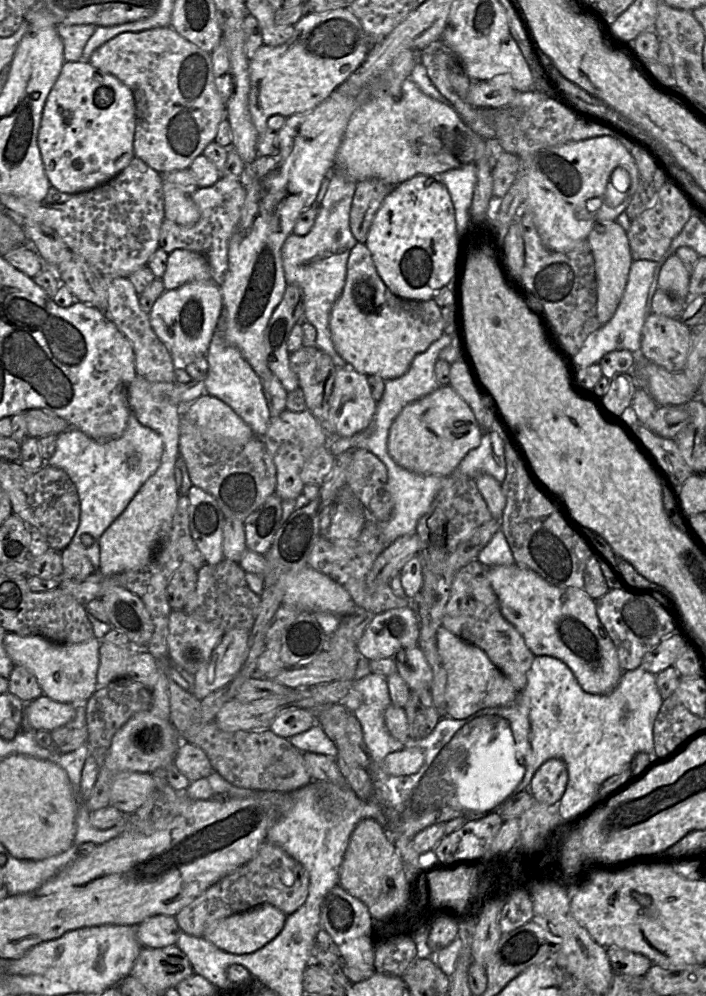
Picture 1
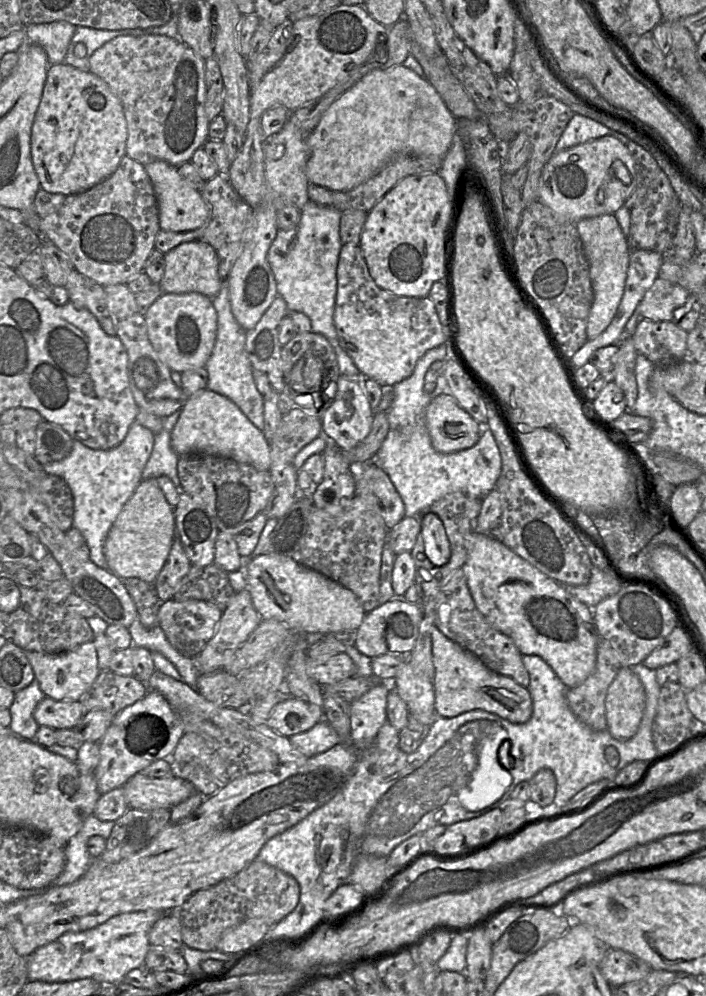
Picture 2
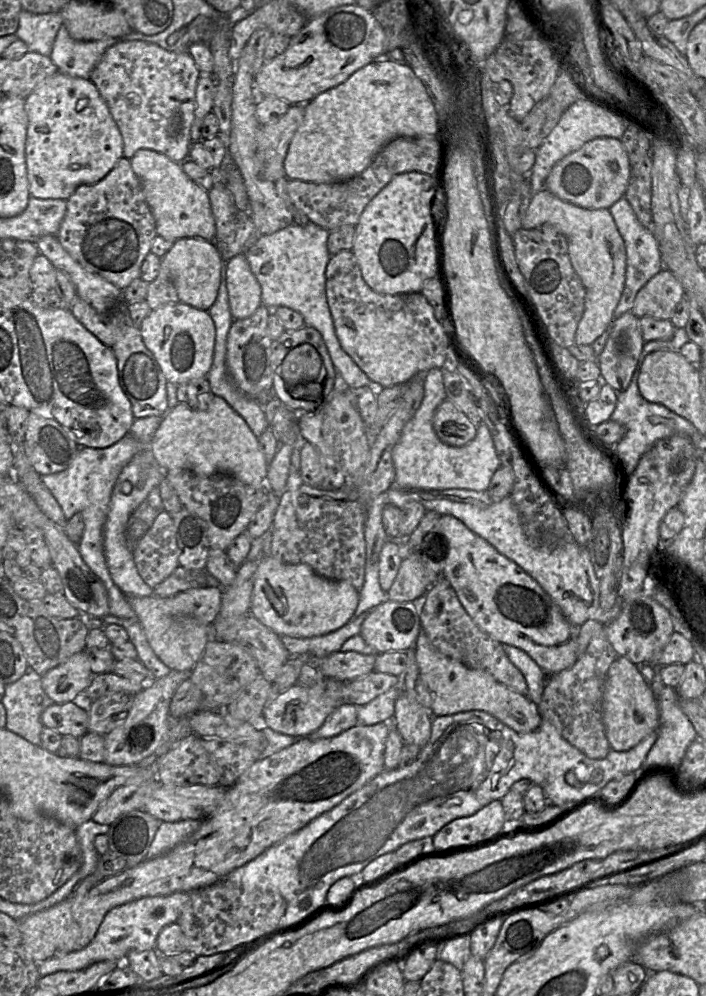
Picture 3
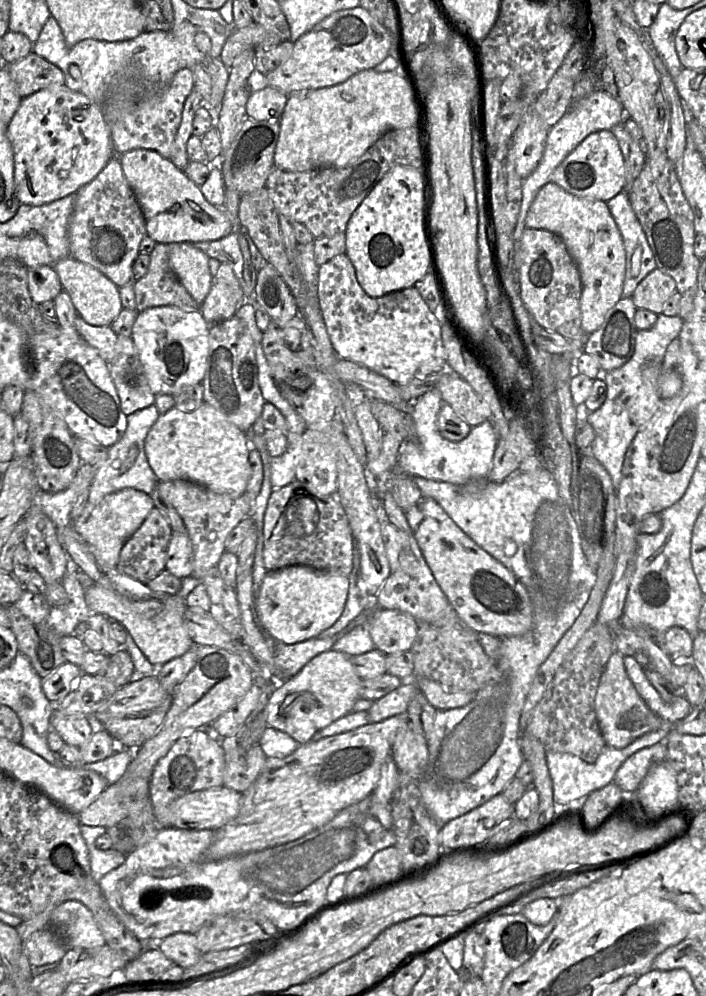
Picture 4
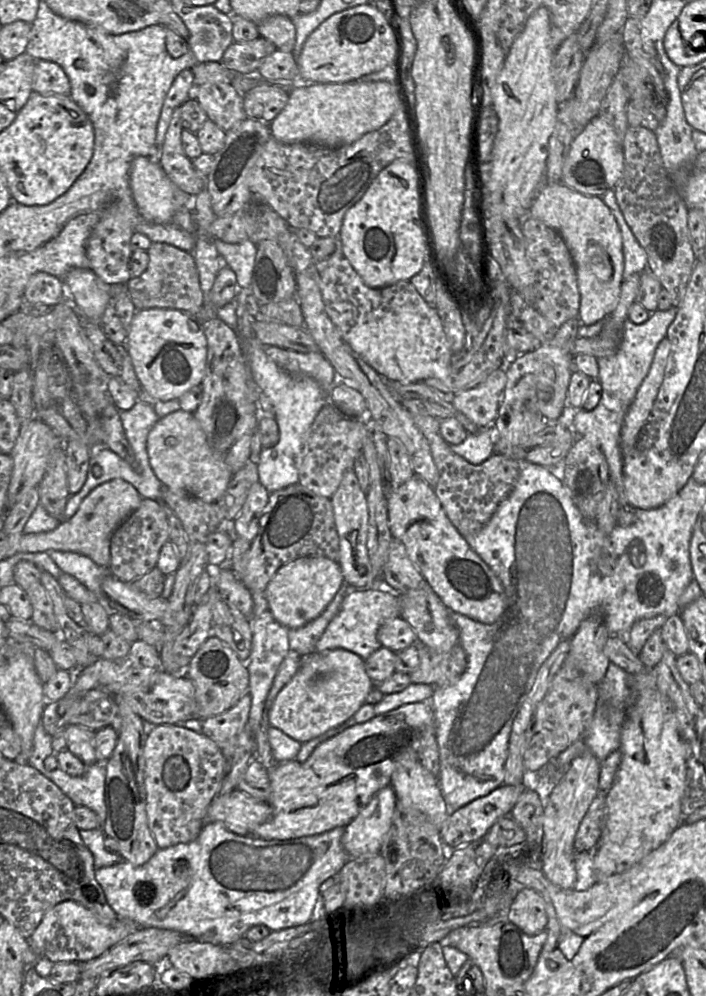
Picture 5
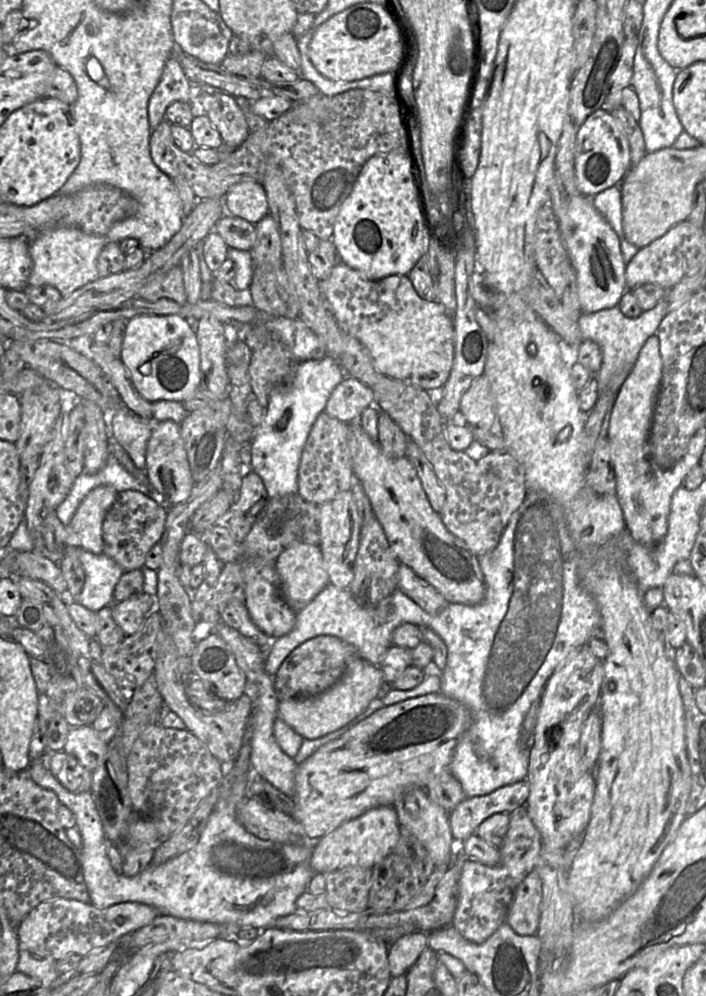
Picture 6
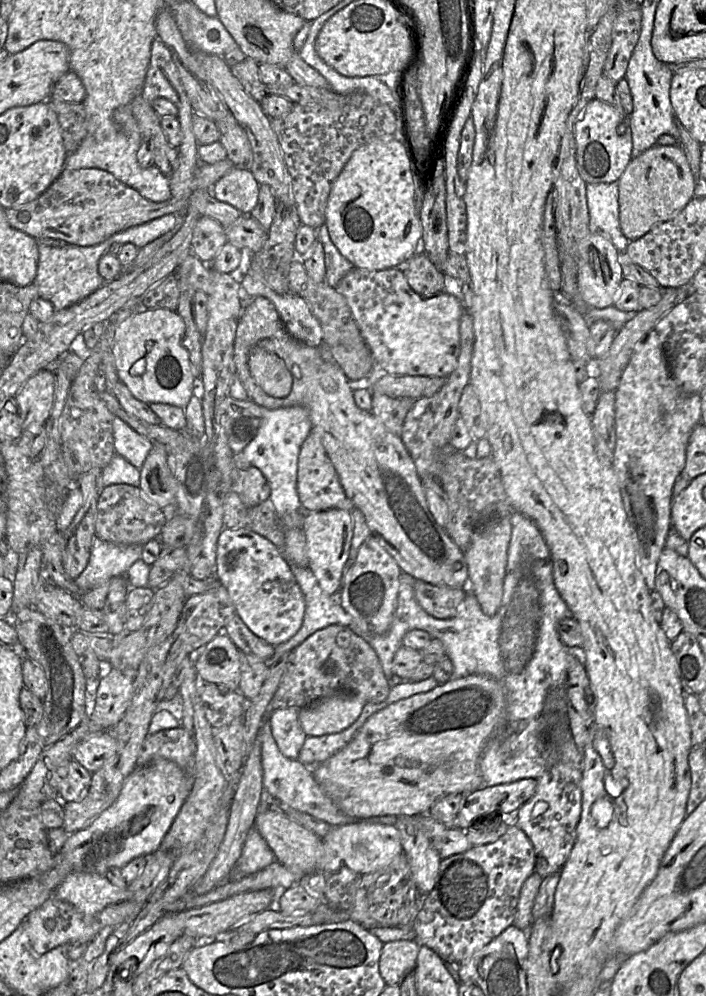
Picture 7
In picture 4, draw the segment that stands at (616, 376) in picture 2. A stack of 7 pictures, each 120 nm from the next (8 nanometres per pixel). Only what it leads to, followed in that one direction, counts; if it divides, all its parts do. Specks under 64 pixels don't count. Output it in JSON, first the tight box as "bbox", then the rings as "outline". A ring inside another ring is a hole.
{"bbox":[583,297,638,372],"outline":[[[622,297],[607,313],[602,325],[585,338],[583,350],[596,359],[602,372],[620,368],[633,356],[638,332],[635,324],[637,309],[632,297]]]}

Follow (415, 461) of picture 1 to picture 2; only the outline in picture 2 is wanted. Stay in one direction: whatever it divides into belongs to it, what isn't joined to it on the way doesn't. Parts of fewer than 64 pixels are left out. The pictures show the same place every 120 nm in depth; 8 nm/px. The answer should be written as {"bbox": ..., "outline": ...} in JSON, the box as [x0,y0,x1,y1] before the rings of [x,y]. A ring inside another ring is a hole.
{"bbox":[425,392,481,454],"outline":[[[450,392],[434,397],[425,411],[433,448],[450,454],[473,447],[481,437],[479,424]]]}

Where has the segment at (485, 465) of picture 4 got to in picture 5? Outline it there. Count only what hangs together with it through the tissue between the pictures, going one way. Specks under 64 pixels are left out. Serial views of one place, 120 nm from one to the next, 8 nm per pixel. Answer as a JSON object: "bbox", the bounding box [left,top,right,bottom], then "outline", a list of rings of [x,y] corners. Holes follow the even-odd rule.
{"bbox":[450,428,495,465],"outline":[[[481,428],[477,433],[469,434],[457,445],[450,445],[451,450],[471,464],[478,465],[495,453],[495,433],[492,428]]]}

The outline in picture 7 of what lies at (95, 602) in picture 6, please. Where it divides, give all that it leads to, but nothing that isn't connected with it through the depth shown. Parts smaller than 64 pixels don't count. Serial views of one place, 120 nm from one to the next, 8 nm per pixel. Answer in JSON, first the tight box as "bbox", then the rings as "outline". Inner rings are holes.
{"bbox":[74,536,143,592],"outline":[[[95,536],[87,566],[74,580],[80,592],[108,583],[117,576],[126,574],[129,567],[140,559],[143,545],[119,545]]]}

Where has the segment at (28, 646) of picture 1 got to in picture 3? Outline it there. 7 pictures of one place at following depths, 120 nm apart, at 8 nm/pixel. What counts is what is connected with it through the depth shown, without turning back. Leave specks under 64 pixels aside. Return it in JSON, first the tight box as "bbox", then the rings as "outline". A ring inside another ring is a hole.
{"bbox":[42,651,94,704],"outline":[[[85,651],[72,655],[42,677],[42,687],[54,704],[72,702],[88,688],[94,674]]]}

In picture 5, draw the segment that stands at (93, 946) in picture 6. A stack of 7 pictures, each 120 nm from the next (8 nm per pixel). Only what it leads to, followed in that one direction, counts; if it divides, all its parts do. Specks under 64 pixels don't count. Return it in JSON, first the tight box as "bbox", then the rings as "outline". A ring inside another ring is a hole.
{"bbox":[26,900,138,963],"outline":[[[67,900],[51,907],[34,932],[26,939],[30,948],[40,958],[52,963],[59,961],[82,963],[99,957],[136,929],[138,927],[134,923],[122,919],[119,919],[116,925],[104,925],[86,907],[76,901]]]}

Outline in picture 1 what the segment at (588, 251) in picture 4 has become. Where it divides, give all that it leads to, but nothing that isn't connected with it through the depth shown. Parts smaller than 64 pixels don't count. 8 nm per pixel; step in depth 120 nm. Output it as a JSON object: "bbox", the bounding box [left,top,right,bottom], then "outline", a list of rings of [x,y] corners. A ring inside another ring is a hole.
{"bbox":[587,221,633,325],"outline":[[[617,221],[596,224],[589,233],[587,241],[592,249],[595,263],[597,318],[600,324],[604,325],[612,319],[623,298],[633,257],[630,251],[627,232]]]}

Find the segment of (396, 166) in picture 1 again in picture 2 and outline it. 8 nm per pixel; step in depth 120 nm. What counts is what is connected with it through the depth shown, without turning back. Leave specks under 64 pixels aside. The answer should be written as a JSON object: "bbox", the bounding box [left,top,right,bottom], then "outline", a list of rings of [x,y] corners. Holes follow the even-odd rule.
{"bbox":[306,64,457,191],"outline":[[[402,64],[387,69],[375,69],[337,98],[308,134],[306,176],[310,184],[333,191],[349,191],[381,171],[398,153],[444,157],[457,131],[457,119],[426,78],[420,77]]]}

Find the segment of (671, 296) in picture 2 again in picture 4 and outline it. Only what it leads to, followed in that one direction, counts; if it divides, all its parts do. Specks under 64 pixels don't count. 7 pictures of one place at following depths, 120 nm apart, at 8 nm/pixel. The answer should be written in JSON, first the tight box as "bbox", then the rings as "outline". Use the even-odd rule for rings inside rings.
{"bbox":[632,269,676,313],"outline":[[[660,269],[651,271],[636,287],[632,296],[637,308],[663,313],[665,301],[676,292],[674,279]]]}

